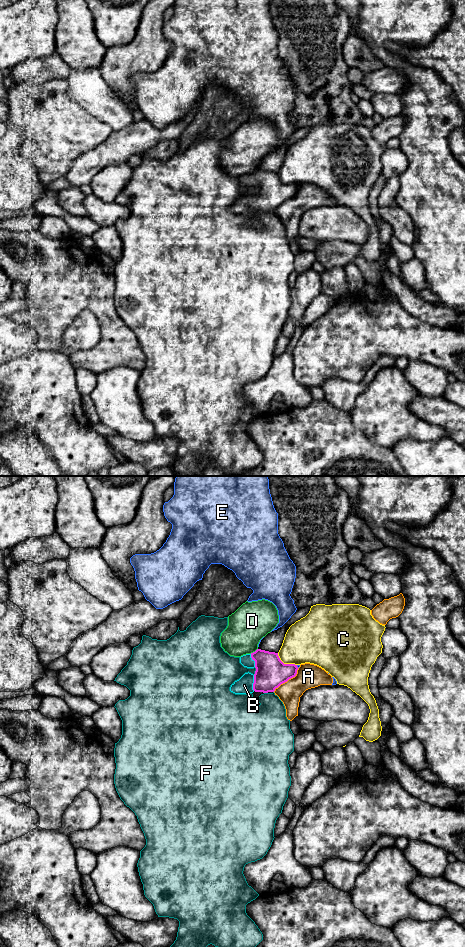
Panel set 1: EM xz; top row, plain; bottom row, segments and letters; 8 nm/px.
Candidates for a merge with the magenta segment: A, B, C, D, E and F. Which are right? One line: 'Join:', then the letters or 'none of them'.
Join: B

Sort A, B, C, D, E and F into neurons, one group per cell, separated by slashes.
A / B / C / D / E / F

